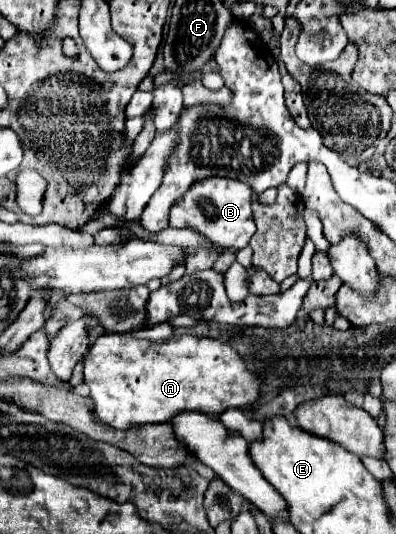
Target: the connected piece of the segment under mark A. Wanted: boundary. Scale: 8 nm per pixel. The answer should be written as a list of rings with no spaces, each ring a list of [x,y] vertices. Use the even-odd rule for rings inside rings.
[[[105,333],[95,339],[95,345],[83,355],[83,381],[91,391],[91,399],[95,403],[95,417],[115,429],[127,429],[131,425],[143,423],[167,423],[175,413],[183,409],[203,411],[207,415],[219,417],[225,409],[237,407],[245,409],[259,395],[259,379],[251,375],[241,357],[219,339],[193,337],[193,335],[173,335],[167,341],[149,341],[137,339],[131,333]]]

